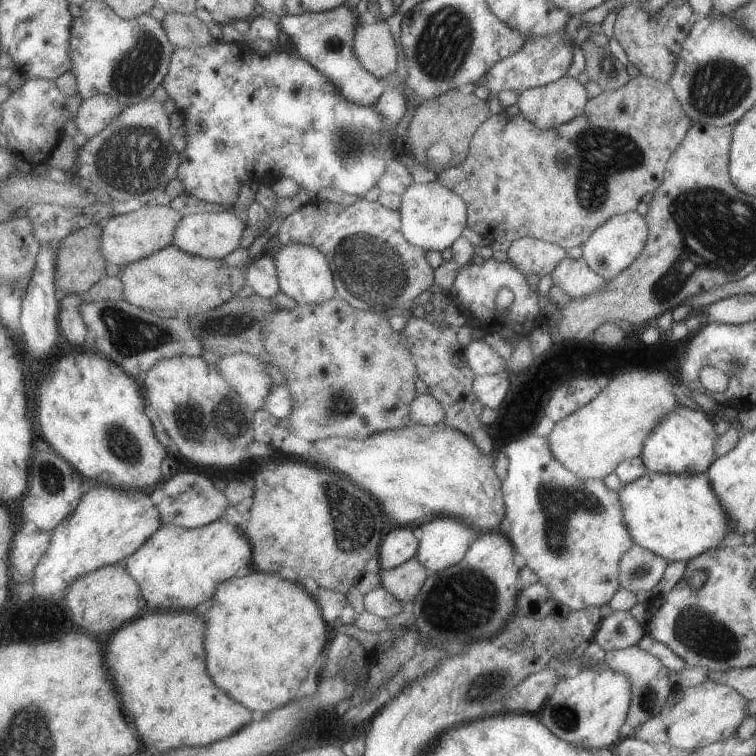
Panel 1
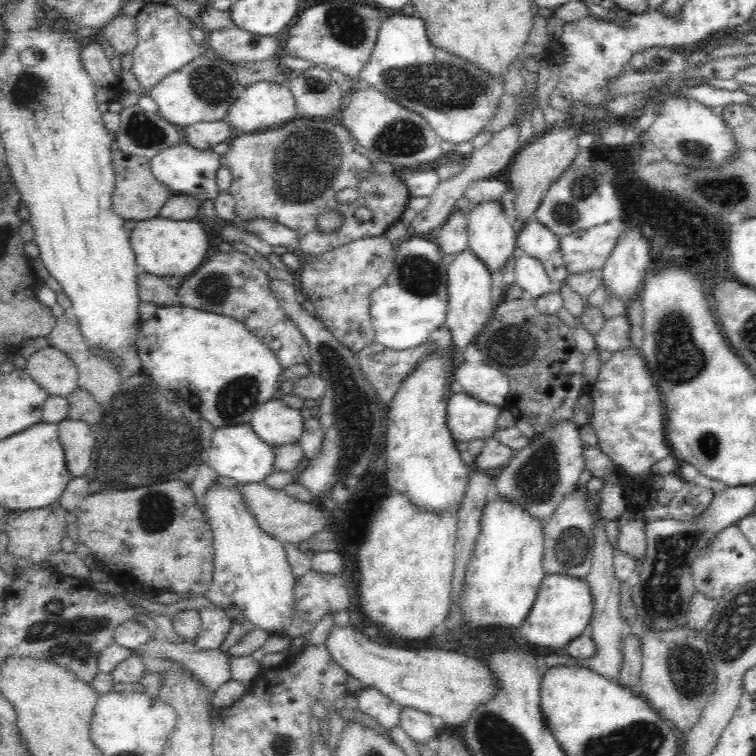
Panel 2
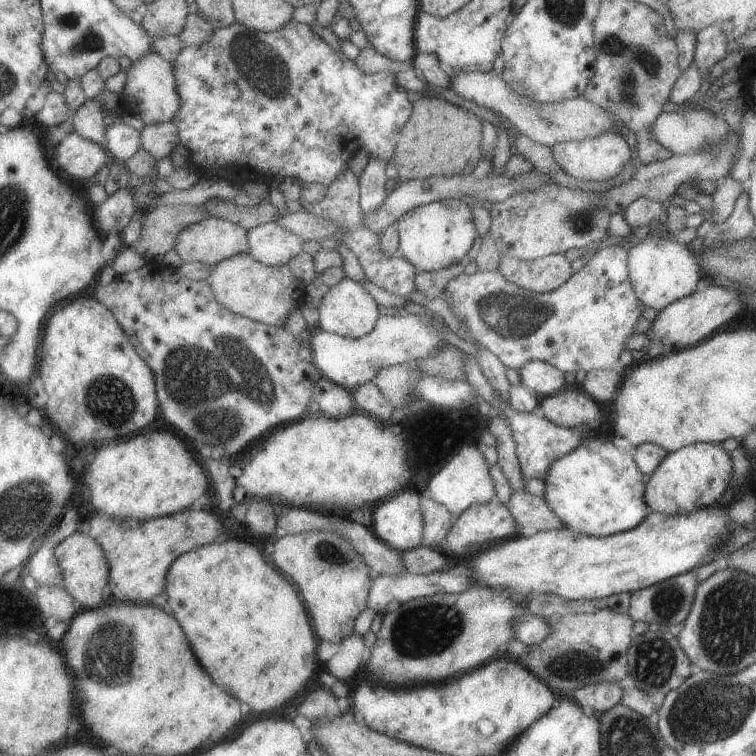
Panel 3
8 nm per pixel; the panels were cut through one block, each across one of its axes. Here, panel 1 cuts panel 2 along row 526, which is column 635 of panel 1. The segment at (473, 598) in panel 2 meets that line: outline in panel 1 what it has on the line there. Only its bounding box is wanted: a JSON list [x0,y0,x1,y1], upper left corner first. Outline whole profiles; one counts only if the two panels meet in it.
[619,471,732,562]

